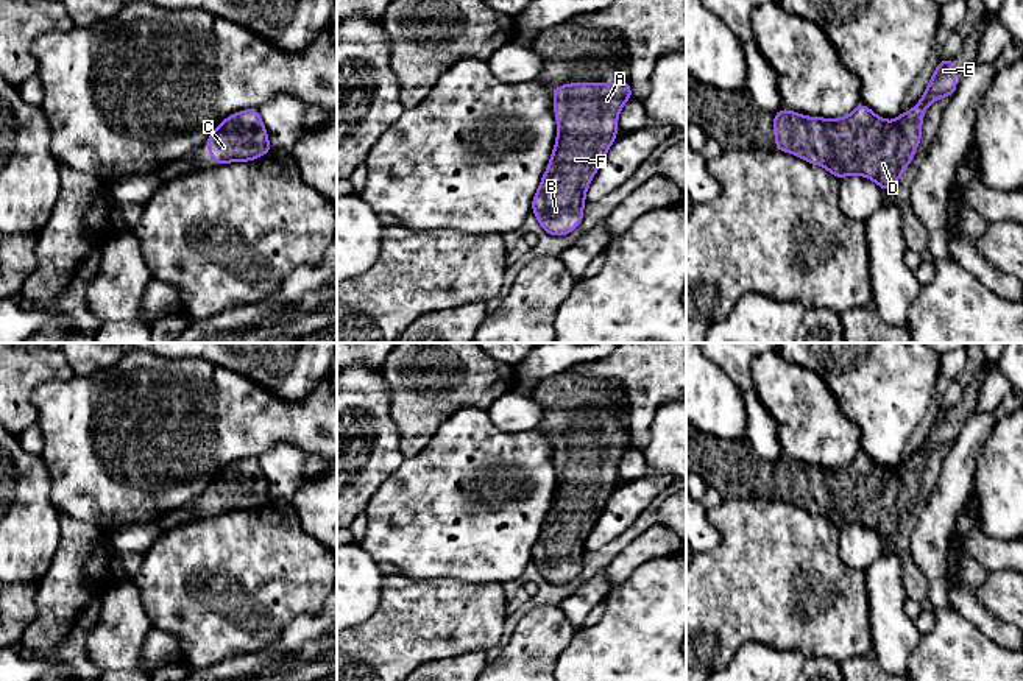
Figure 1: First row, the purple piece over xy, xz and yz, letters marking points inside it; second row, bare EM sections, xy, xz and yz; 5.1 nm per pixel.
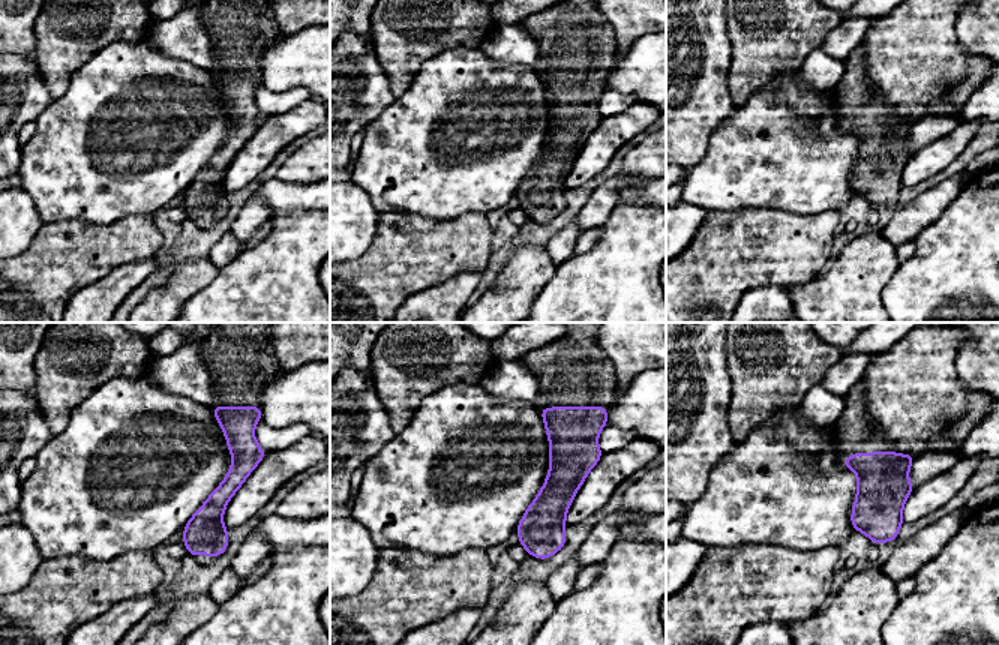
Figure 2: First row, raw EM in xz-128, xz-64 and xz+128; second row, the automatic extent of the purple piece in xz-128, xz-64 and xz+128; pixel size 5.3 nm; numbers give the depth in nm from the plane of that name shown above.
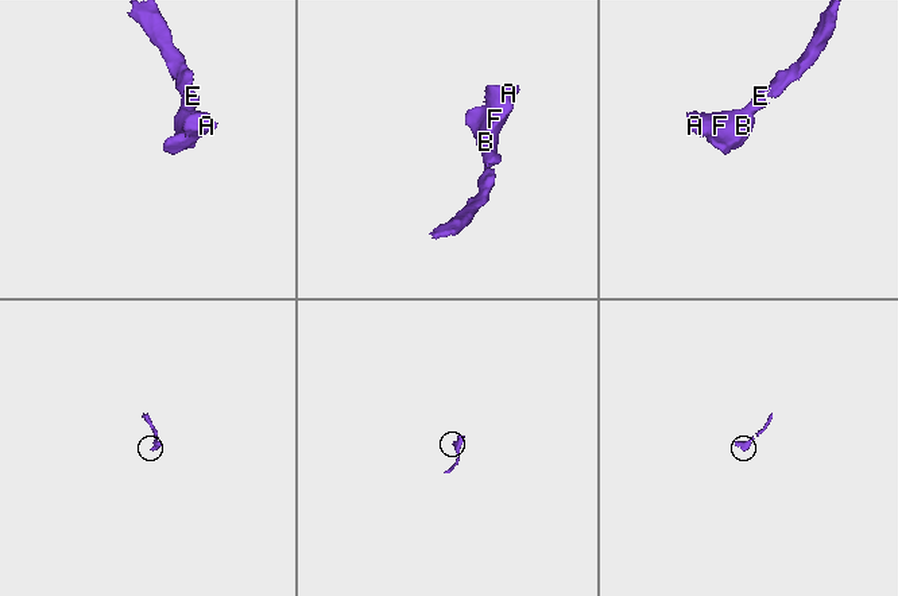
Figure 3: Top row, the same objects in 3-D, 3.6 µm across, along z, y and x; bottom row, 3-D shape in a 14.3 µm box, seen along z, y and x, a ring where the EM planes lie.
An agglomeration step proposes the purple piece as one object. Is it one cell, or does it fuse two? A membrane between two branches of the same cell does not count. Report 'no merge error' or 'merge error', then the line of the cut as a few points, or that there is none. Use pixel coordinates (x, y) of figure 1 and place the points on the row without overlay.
no merge error; no cut

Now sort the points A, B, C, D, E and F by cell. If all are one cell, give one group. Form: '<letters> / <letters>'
A B C D E F

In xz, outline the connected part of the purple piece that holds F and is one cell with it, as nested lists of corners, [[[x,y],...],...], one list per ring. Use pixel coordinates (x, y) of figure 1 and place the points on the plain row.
[[[628,430],[555,436],[557,489],[532,549],[532,561],[544,581],[561,586],[582,572],[585,542],[616,489],[618,464],[630,447]]]

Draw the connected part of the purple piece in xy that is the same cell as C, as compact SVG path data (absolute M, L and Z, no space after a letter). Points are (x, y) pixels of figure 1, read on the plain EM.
M245 458L225 468L209 485L206 496L215 513L256 510L271 500L257 458Z

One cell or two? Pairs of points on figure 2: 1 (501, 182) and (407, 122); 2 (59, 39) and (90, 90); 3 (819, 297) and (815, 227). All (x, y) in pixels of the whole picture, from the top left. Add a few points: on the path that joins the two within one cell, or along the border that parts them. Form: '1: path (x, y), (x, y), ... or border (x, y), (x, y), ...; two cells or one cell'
1: path (474, 173), (440, 171), (428, 158), (425, 149); one cell
2: border (104, 47), (72, 74), (68, 89), (56, 98); two cells
3: border (834, 255), (815, 278), (788, 288); two cells

